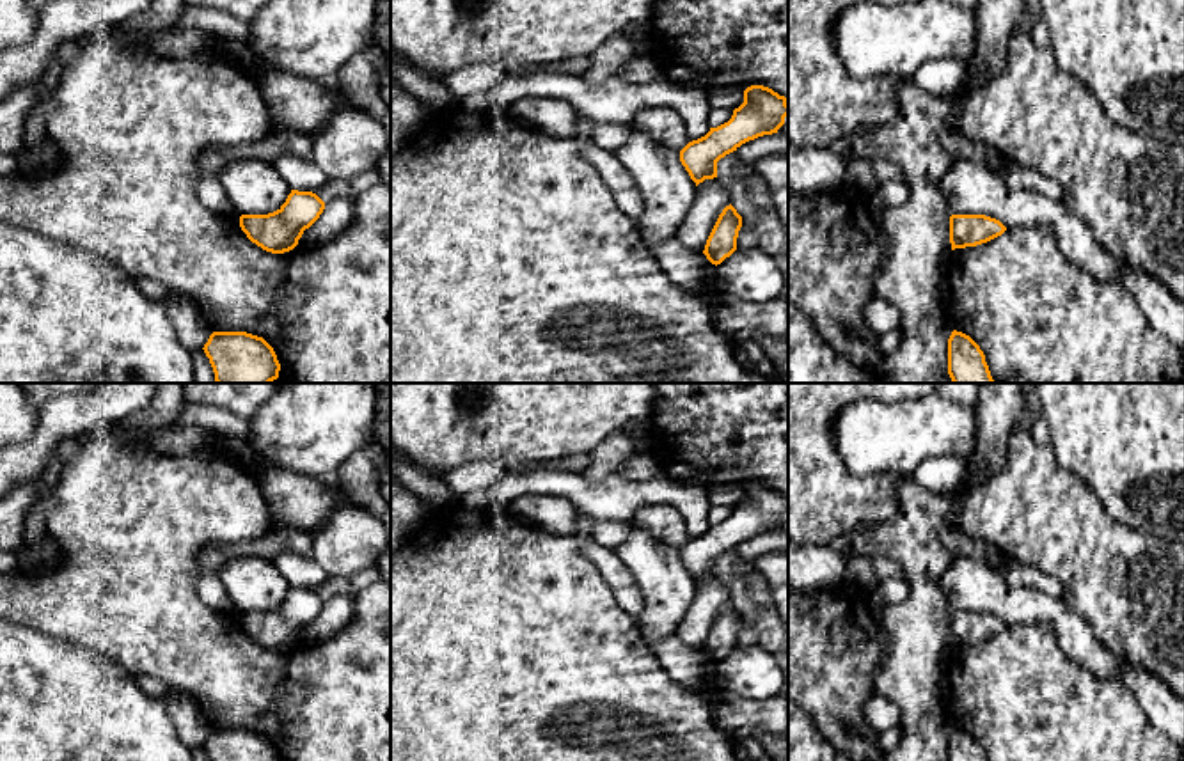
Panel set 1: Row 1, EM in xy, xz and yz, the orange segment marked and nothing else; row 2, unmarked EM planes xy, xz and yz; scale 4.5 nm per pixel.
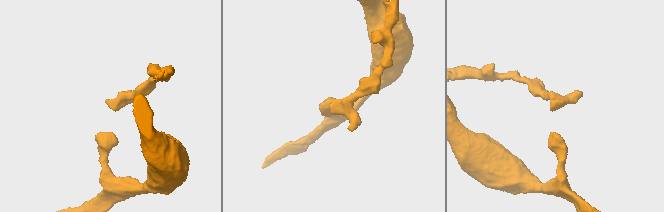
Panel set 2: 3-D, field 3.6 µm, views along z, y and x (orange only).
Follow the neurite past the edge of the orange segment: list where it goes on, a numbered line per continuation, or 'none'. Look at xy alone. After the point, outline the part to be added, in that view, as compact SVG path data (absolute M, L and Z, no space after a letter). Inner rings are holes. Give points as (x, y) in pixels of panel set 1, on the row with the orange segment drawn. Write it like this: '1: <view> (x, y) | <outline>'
none

